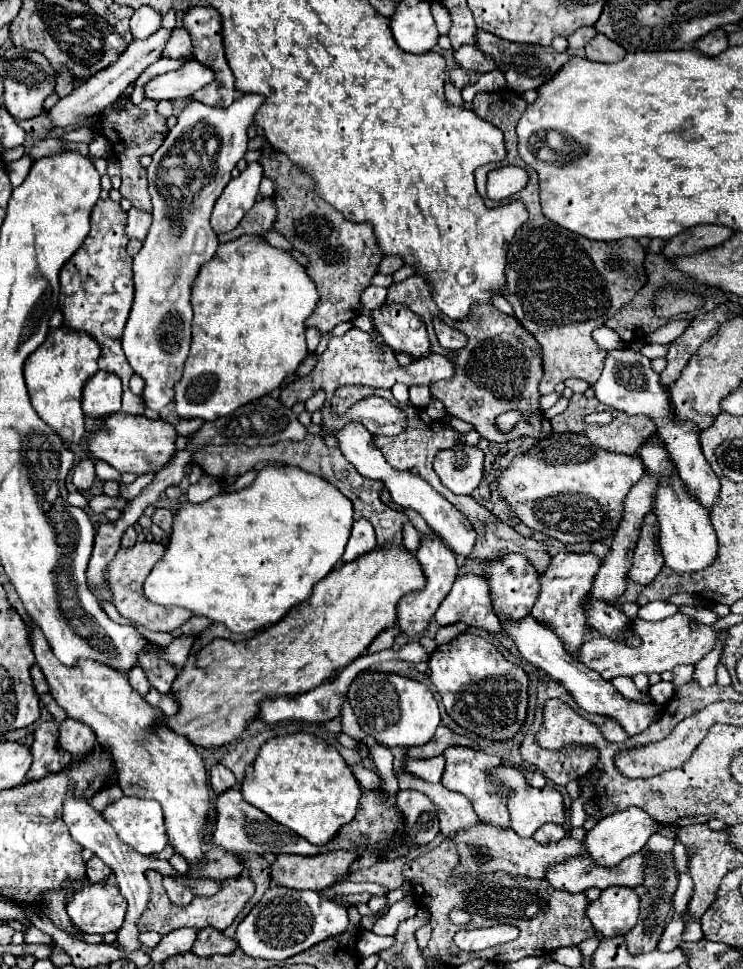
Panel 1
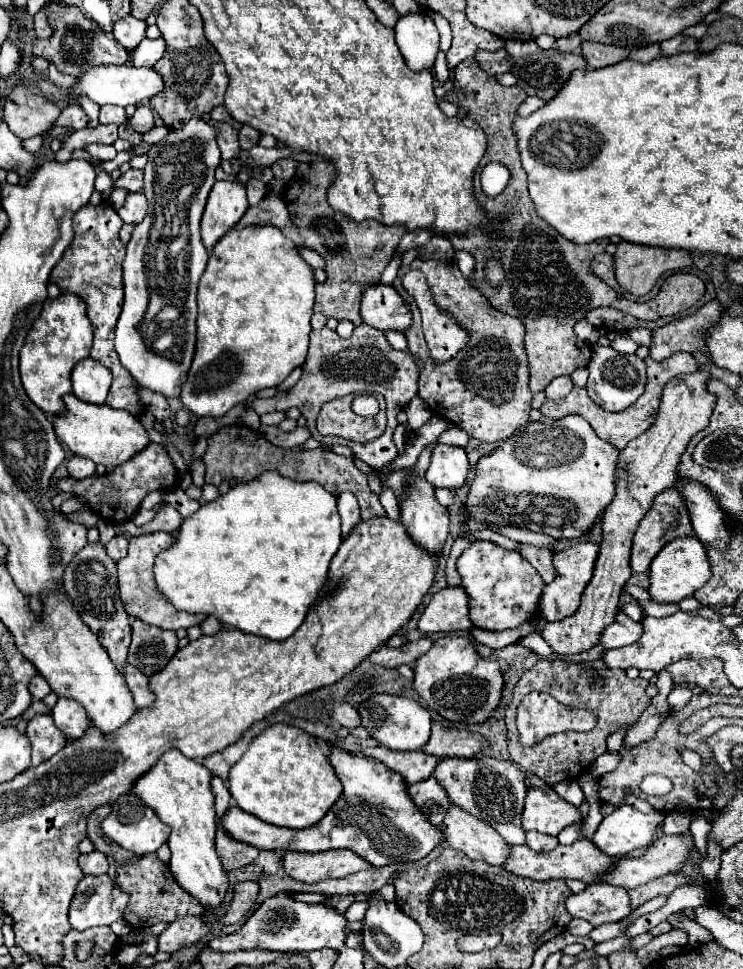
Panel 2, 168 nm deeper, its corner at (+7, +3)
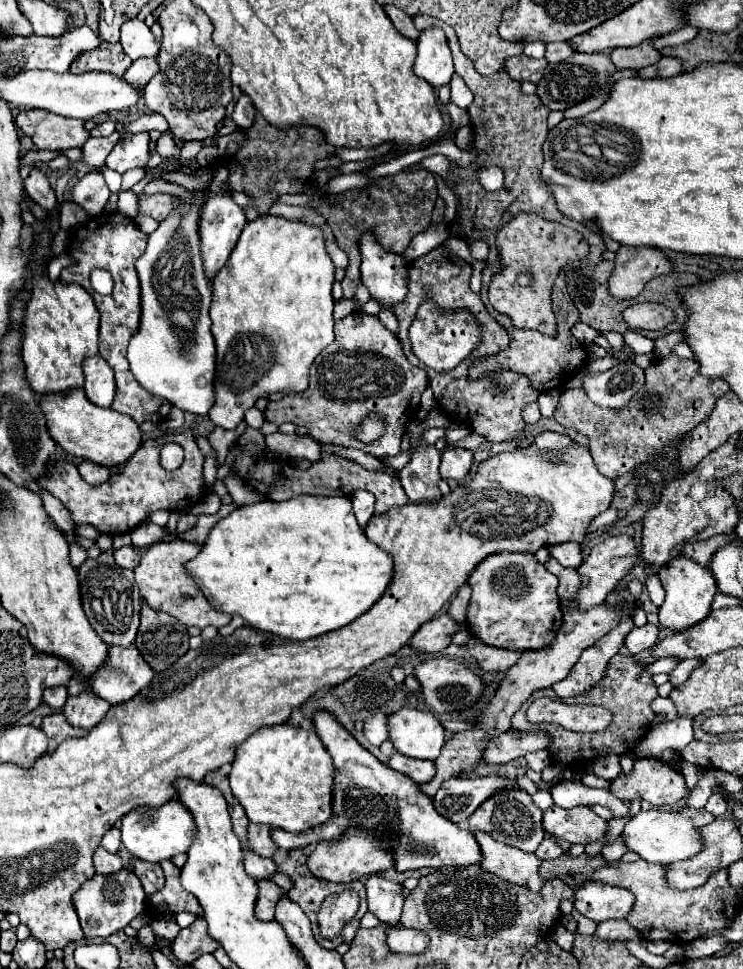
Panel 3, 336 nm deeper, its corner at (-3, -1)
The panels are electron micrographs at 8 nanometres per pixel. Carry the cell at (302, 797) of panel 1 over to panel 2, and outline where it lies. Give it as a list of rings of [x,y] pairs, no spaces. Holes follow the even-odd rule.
[[[285,723],[267,727],[249,743],[243,757],[231,767],[227,785],[239,809],[265,823],[289,829],[305,829],[321,821],[343,791],[315,737]]]

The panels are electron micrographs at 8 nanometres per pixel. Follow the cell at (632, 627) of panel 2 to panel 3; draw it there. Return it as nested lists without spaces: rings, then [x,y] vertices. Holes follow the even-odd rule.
[[[647,623],[643,627],[633,627],[625,639],[625,647],[629,649],[629,653],[637,655],[641,651],[651,649],[657,643],[657,635],[659,635],[657,625]]]

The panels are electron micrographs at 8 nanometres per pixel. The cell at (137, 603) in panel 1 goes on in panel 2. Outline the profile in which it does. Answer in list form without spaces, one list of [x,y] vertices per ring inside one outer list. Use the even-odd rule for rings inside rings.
[[[163,531],[141,535],[141,537],[131,537],[127,557],[123,557],[123,559],[117,561],[117,569],[119,569],[119,577],[117,579],[119,579],[119,591],[121,591],[121,599],[125,603],[125,611],[131,617],[139,617],[141,621],[157,625],[161,629],[173,629],[173,631],[177,631],[181,627],[189,629],[191,625],[199,625],[207,615],[175,609],[165,599],[165,595],[161,595],[161,591],[157,591],[157,585],[153,583],[153,563],[155,563],[155,557],[161,551],[169,549],[173,543],[175,543],[175,537],[171,533],[163,533]]]

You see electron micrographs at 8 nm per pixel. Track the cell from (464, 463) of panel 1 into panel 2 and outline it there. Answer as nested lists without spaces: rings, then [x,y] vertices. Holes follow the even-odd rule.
[[[437,443],[431,455],[431,465],[425,473],[427,481],[433,487],[459,489],[465,483],[467,473],[469,473],[469,459],[465,449]]]

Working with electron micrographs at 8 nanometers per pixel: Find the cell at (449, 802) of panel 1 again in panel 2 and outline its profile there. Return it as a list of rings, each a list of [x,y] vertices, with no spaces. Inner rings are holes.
[[[457,805],[449,807],[441,831],[445,833],[445,845],[465,853],[469,859],[505,867],[505,861],[511,855],[505,839],[501,839],[501,835],[497,835],[489,823],[475,819]]]

